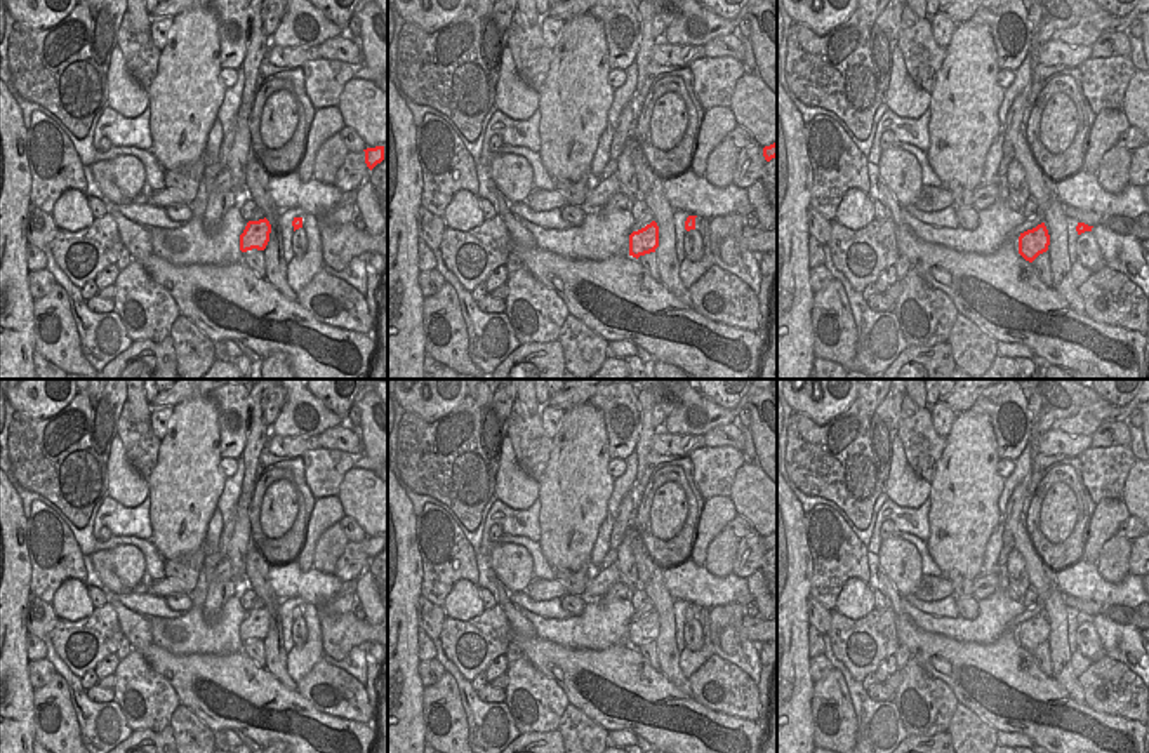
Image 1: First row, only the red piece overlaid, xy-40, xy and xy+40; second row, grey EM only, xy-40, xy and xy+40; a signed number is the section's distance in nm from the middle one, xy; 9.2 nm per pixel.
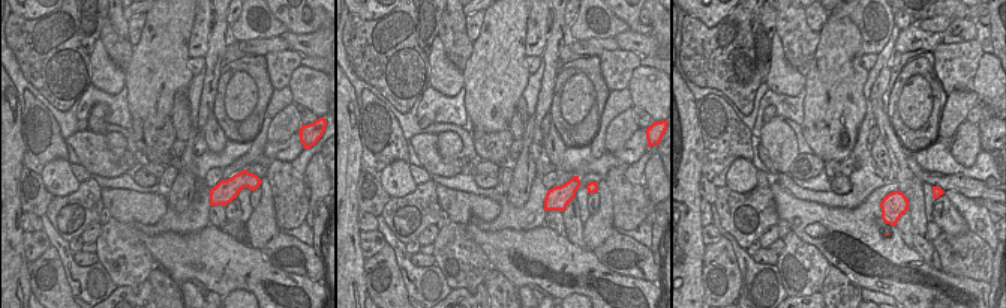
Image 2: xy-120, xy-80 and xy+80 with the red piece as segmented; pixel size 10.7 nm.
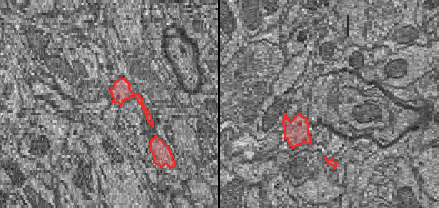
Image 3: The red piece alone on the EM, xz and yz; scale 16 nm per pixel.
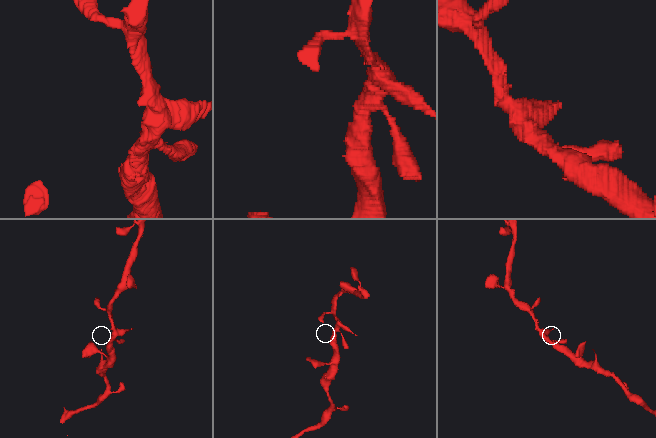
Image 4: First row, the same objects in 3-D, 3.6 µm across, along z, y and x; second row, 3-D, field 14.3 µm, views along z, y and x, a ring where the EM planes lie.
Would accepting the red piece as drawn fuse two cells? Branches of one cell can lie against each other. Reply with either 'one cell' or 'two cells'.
one cell

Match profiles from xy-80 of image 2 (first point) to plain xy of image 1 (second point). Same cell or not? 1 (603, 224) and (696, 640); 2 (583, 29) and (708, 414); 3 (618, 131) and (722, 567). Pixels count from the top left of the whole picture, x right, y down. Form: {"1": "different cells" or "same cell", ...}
{"1": "different cells", "2": "same cell", "3": "same cell"}

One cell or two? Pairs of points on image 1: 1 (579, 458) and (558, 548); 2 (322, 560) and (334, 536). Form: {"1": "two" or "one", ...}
{"1": "one", "2": "one"}

